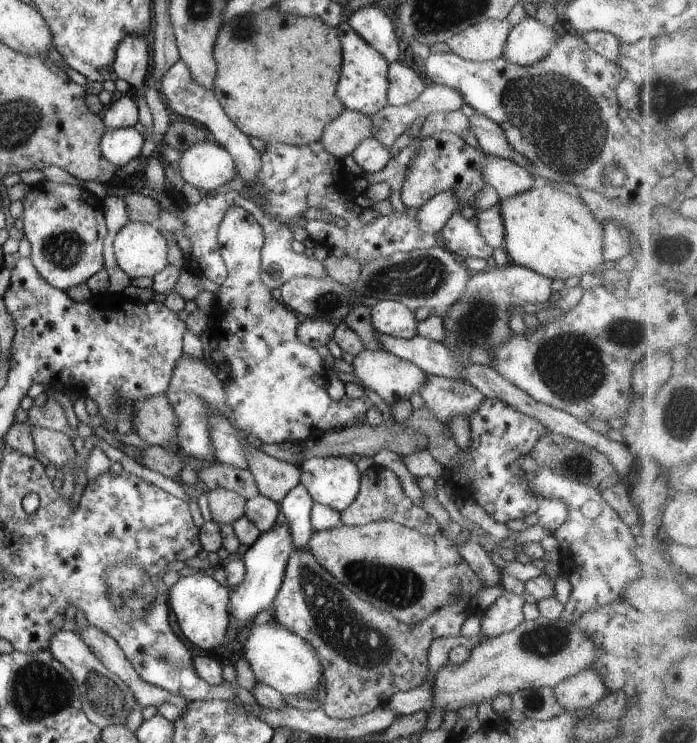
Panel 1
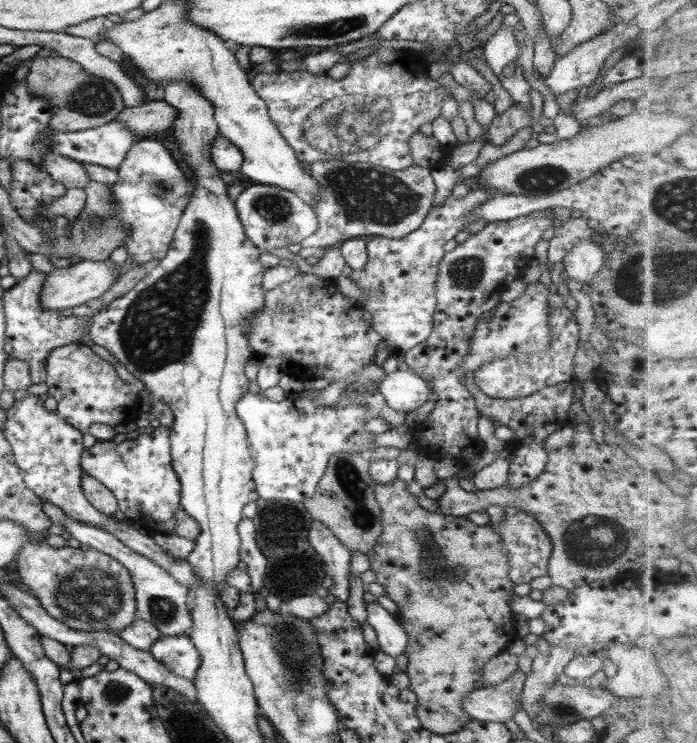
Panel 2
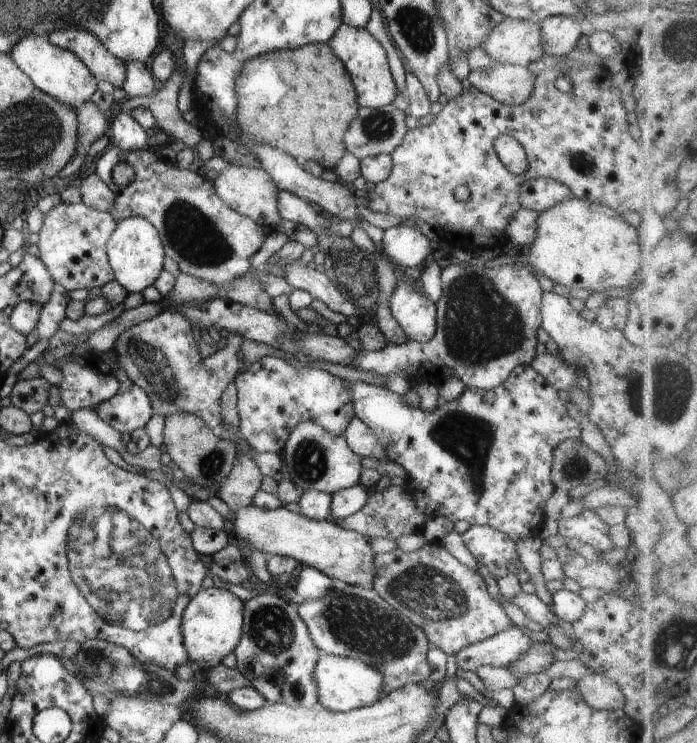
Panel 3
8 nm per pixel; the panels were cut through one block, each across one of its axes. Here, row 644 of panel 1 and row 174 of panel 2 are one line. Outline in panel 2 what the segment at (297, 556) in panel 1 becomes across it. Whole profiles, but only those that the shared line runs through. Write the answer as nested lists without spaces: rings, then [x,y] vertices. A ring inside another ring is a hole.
[[[324,160],[306,164],[308,172],[321,186],[321,194],[313,196],[310,205],[318,215],[318,230],[300,242],[302,247],[330,248],[352,237],[369,239],[380,235],[386,238],[404,238],[424,222],[435,203],[437,186],[431,177],[431,169],[412,165],[393,173],[368,162]]]

